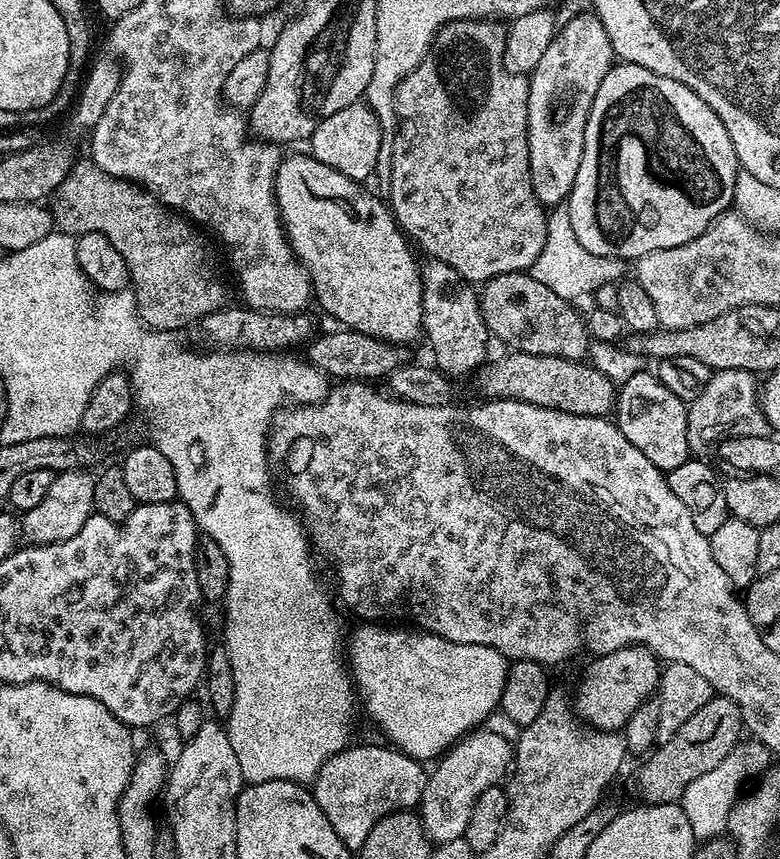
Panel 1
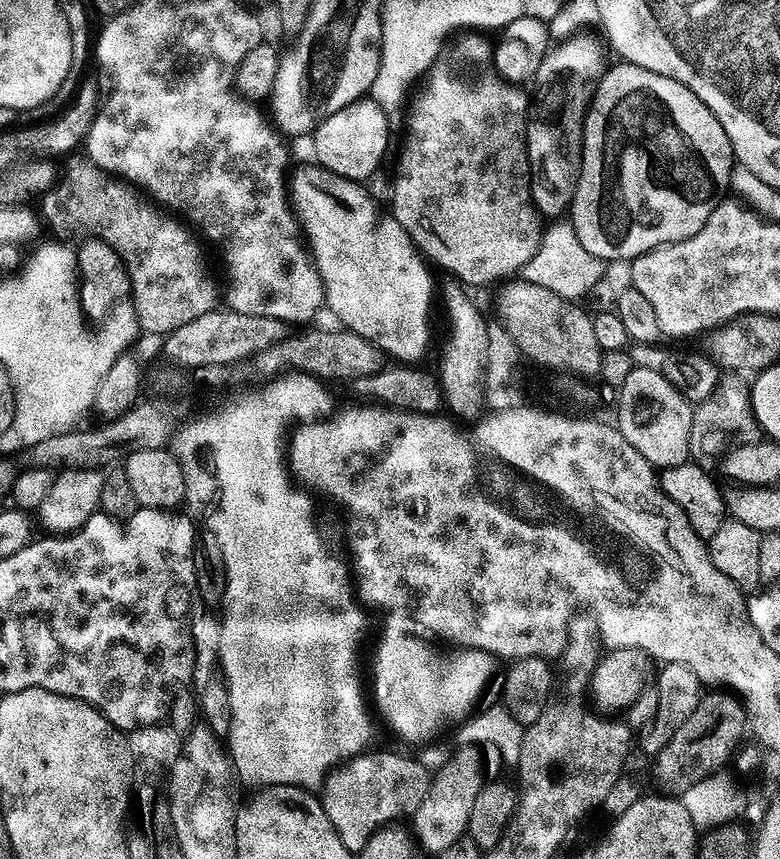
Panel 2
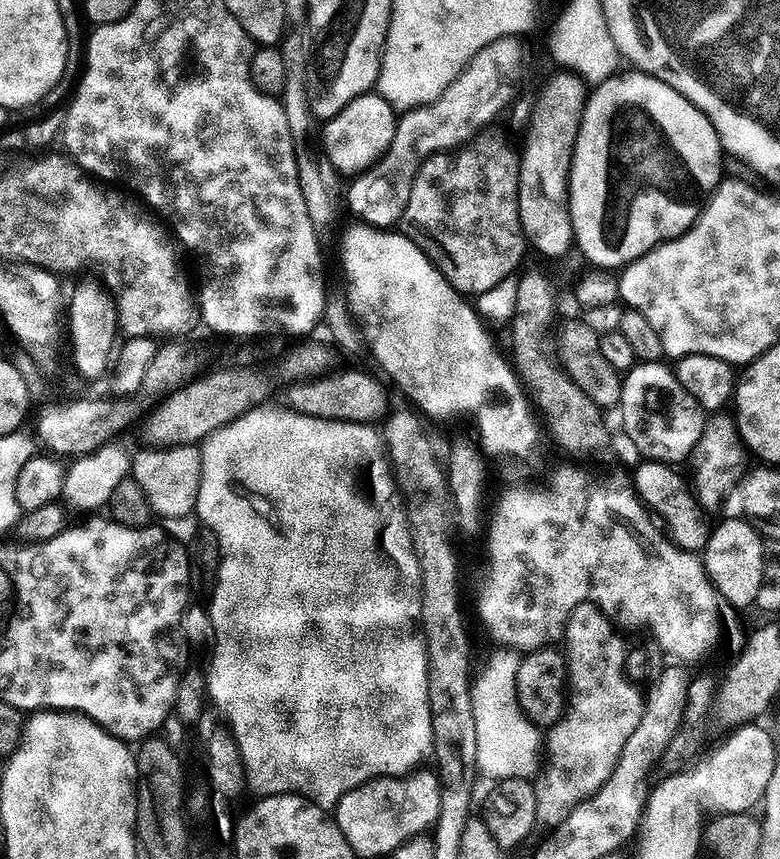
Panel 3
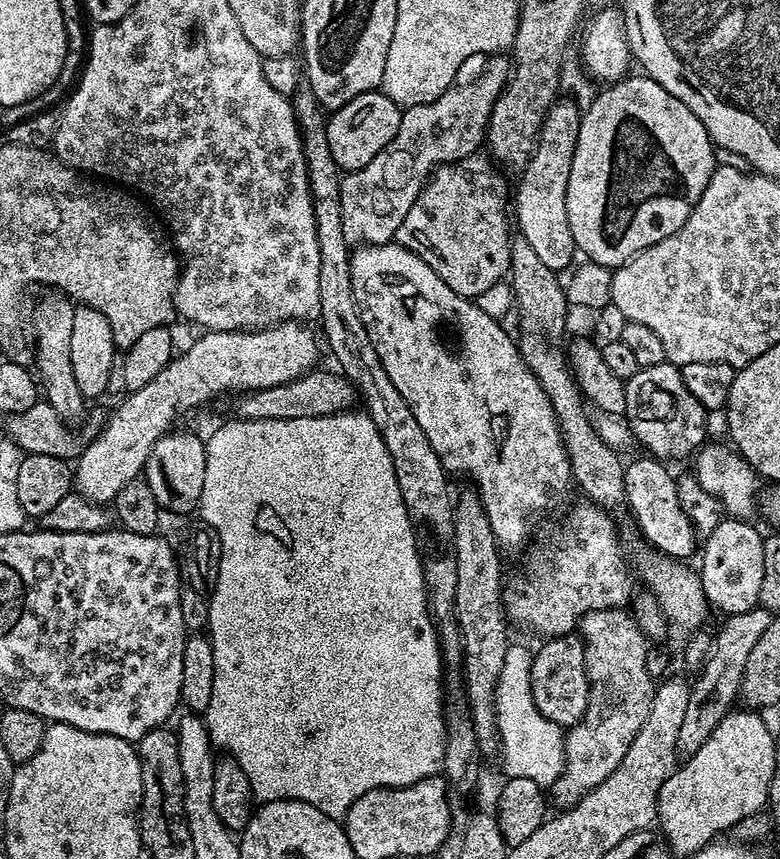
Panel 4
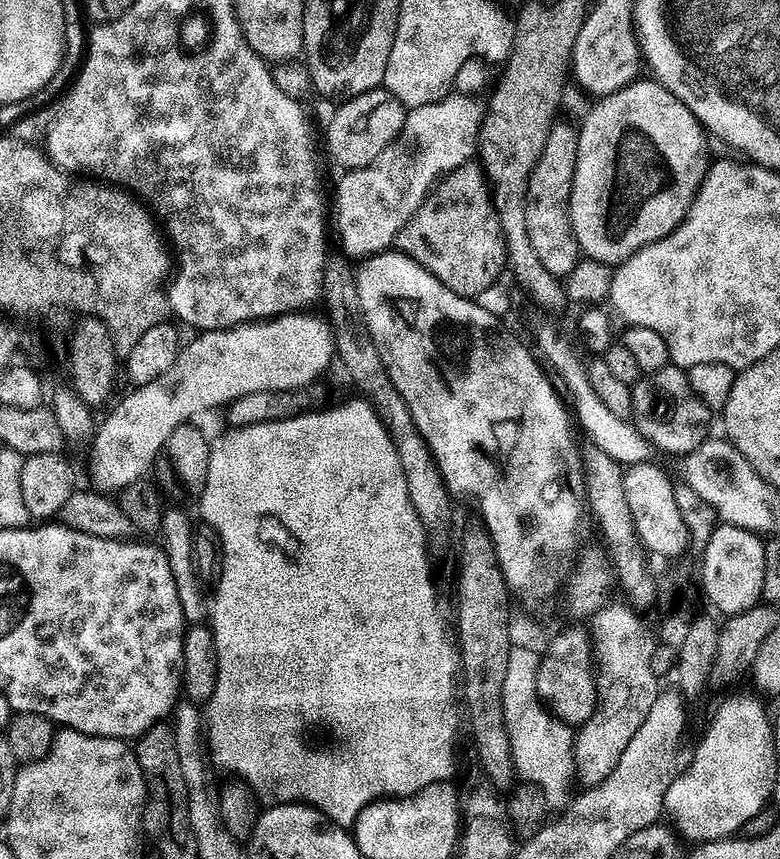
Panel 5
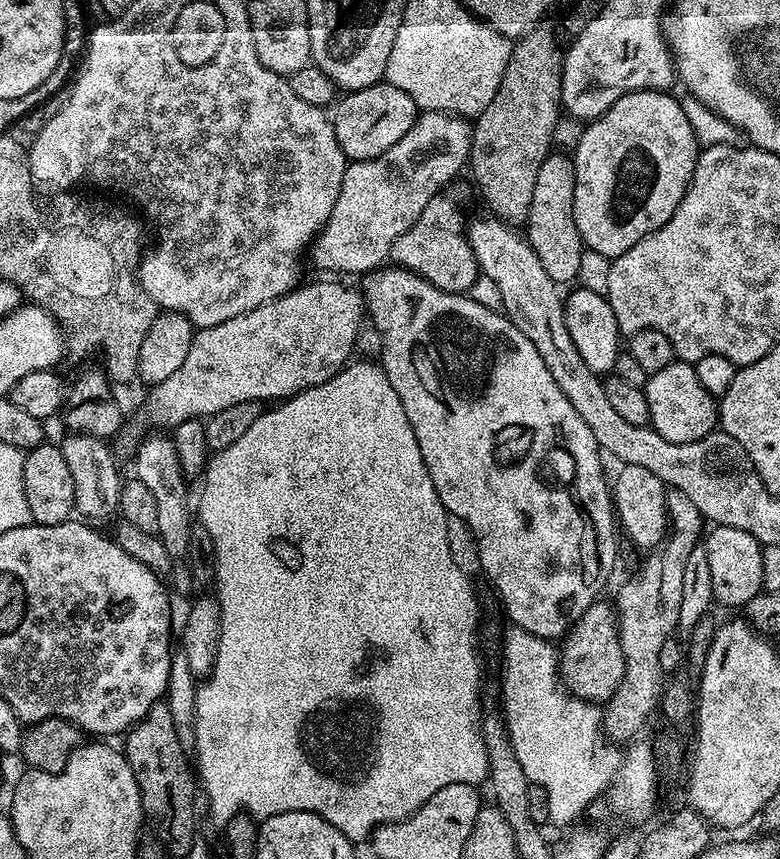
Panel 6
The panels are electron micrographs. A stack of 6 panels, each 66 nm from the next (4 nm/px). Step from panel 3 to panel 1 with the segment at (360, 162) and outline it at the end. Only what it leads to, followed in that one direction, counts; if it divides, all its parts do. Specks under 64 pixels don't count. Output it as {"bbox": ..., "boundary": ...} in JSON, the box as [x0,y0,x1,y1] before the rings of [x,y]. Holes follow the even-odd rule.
{"bbox":[310,102,386,182],"boundary":[[[357,102],[330,114],[314,130],[310,139],[310,154],[318,162],[346,174],[346,178],[357,182],[368,182],[376,163],[380,160],[380,147],[384,144],[386,133],[380,127],[380,120],[372,113],[367,103]]]}

